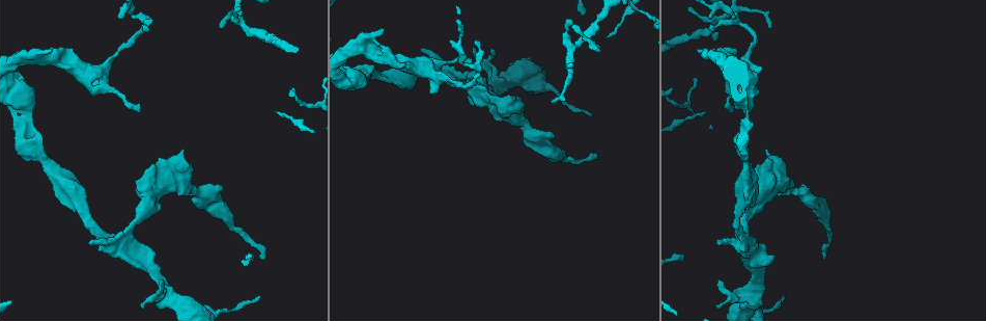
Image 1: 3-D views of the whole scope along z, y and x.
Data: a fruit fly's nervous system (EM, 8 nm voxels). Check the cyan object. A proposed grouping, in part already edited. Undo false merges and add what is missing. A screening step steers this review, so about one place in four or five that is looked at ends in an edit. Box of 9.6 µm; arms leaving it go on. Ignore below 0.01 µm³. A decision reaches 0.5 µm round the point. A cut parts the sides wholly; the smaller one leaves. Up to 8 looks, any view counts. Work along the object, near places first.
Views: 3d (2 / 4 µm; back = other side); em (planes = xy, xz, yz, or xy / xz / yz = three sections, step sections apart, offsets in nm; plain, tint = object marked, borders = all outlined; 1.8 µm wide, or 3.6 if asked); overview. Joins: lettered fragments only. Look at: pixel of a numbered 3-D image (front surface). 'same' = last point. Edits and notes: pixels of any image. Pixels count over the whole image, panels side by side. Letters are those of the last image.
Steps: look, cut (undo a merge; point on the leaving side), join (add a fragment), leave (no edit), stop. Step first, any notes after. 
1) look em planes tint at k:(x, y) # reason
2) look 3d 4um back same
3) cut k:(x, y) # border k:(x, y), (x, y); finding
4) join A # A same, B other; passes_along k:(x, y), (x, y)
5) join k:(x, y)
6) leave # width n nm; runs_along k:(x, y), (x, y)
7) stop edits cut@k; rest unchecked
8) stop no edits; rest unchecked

look em yz step 16 tint at 1:(752, 296) # narrows sharply

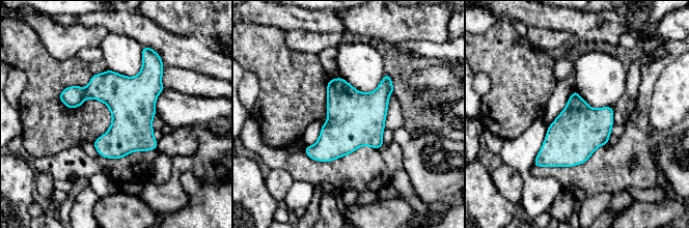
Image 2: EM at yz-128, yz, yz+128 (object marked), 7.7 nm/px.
look em yz step 16 borders same

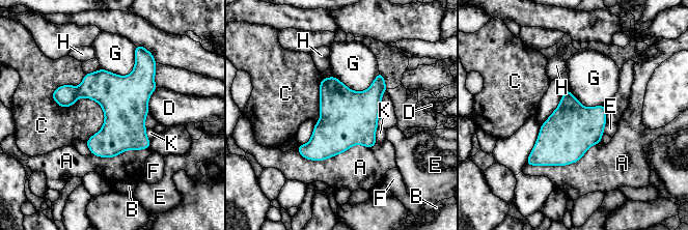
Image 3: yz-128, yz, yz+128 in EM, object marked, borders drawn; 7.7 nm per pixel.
leave # A other, B other, C other, D other, E other, F other, G other, H other, K other; one neuron here

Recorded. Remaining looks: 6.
look em yz step 4 tint at 1:(747, 240) # two arms at a narrow angle

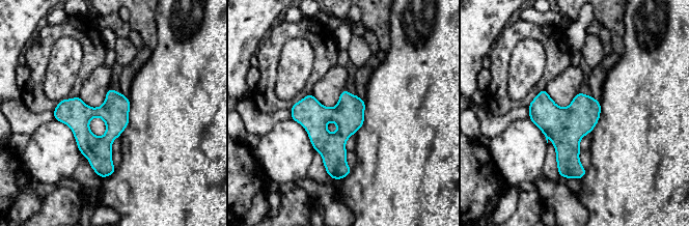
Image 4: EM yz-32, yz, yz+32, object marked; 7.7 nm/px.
look em planes tint same

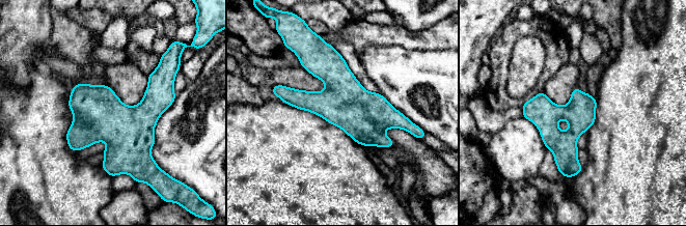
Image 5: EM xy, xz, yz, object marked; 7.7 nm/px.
look em planes borders same # what lies round it

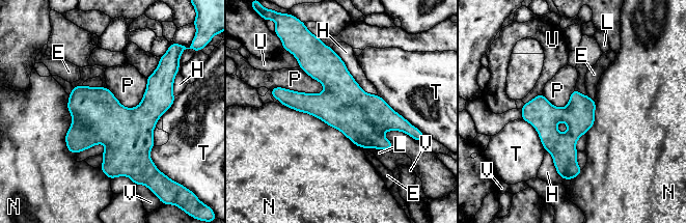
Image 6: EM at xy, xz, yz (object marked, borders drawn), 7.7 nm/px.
leave # E other, H other, L other, N other, P other, T other, U other, V other; runs_along 6:(541, 96), (569, 174); one neuron here

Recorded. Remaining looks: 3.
look 3d 4um at 1:(92, 70) # looks like a crossing

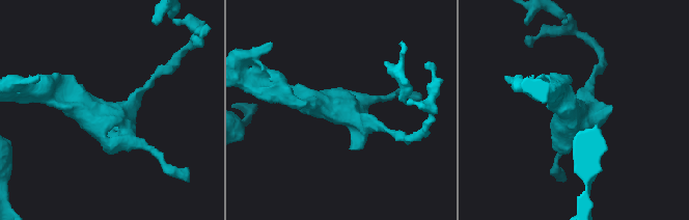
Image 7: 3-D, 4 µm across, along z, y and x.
look em yz step 16 borders at 7:(580, 111)

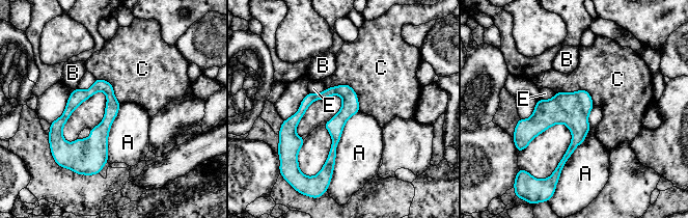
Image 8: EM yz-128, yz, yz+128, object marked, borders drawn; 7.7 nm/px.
leave # A other, B other, C other, E other; runs_along 8:(345, 86), (328, 170); all the same neuron

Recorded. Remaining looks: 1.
stop no edits; rest unchecked

